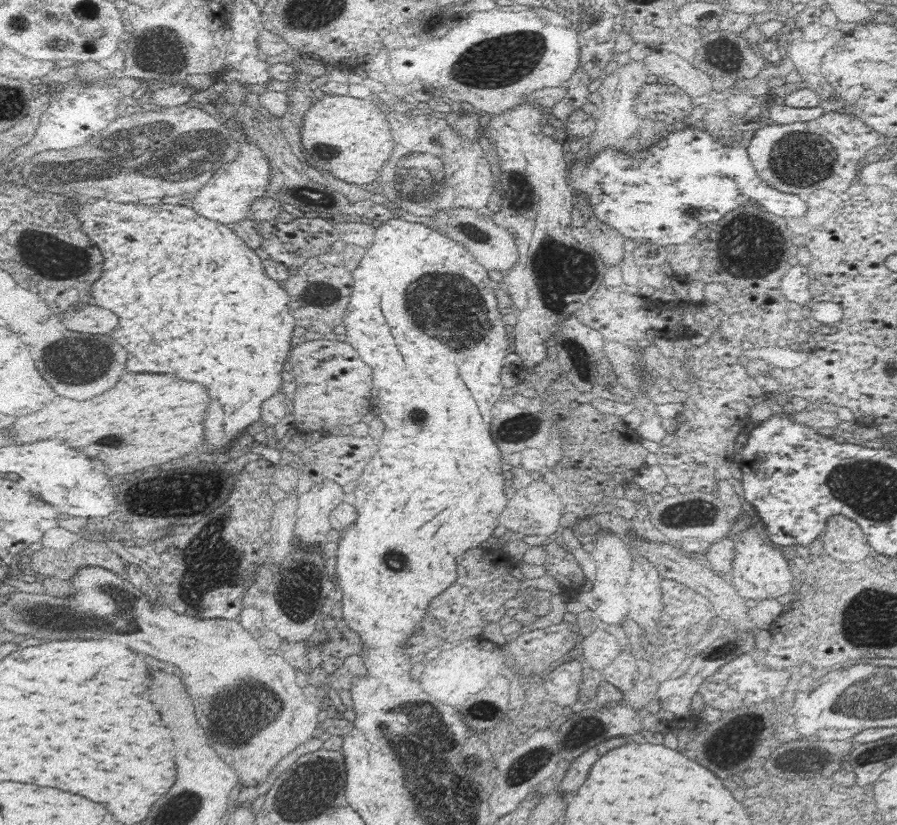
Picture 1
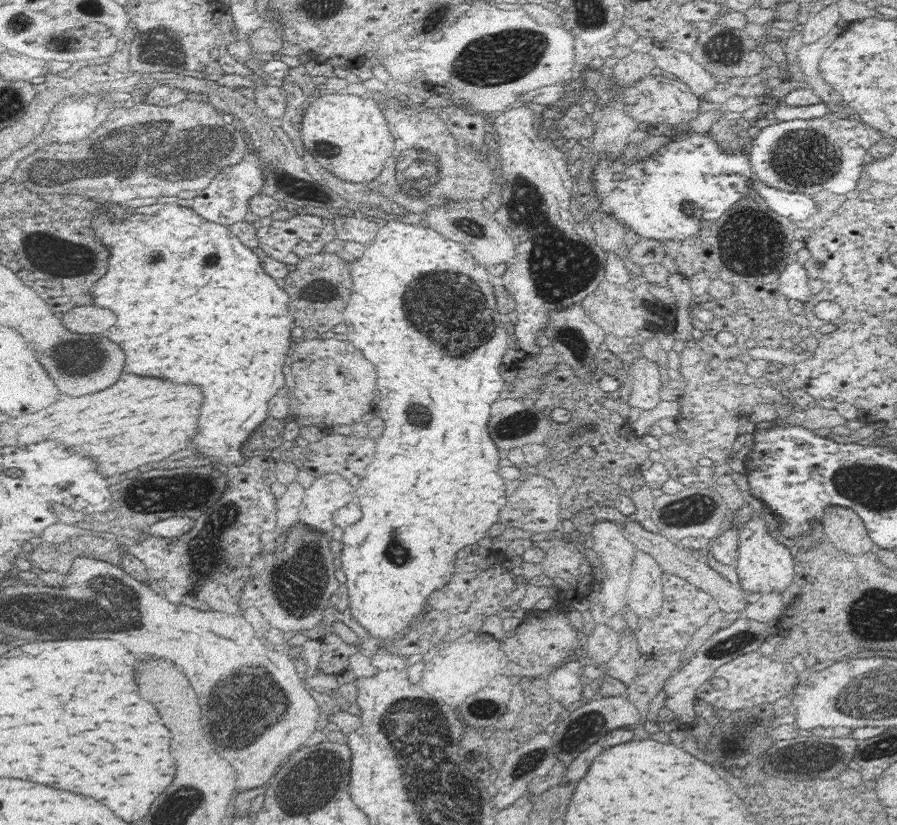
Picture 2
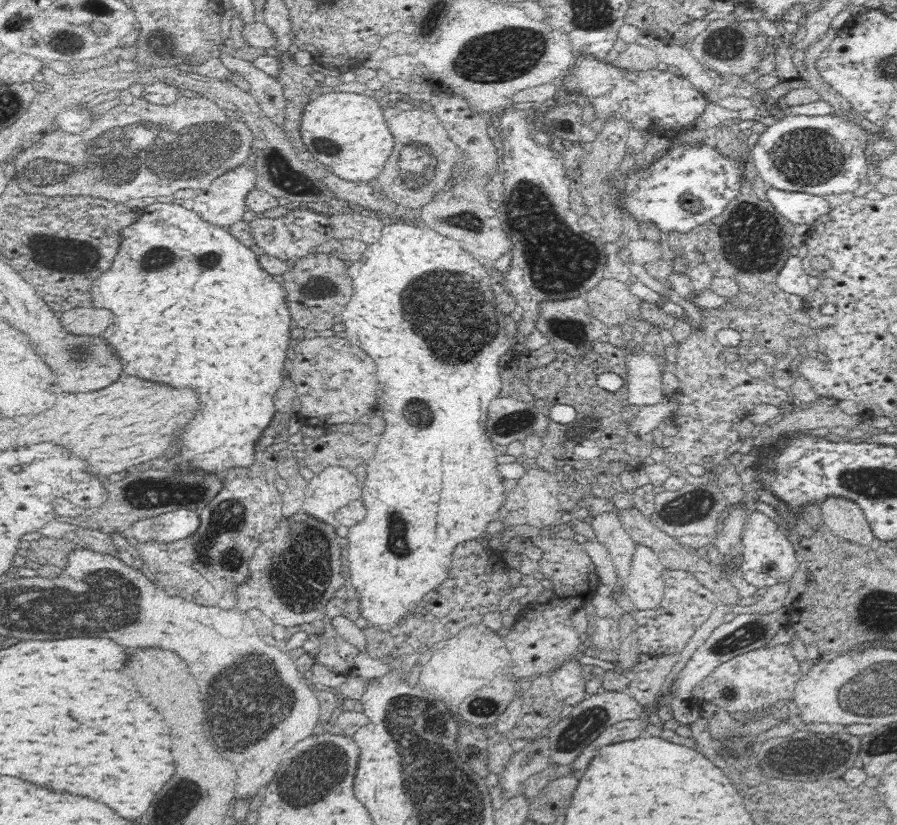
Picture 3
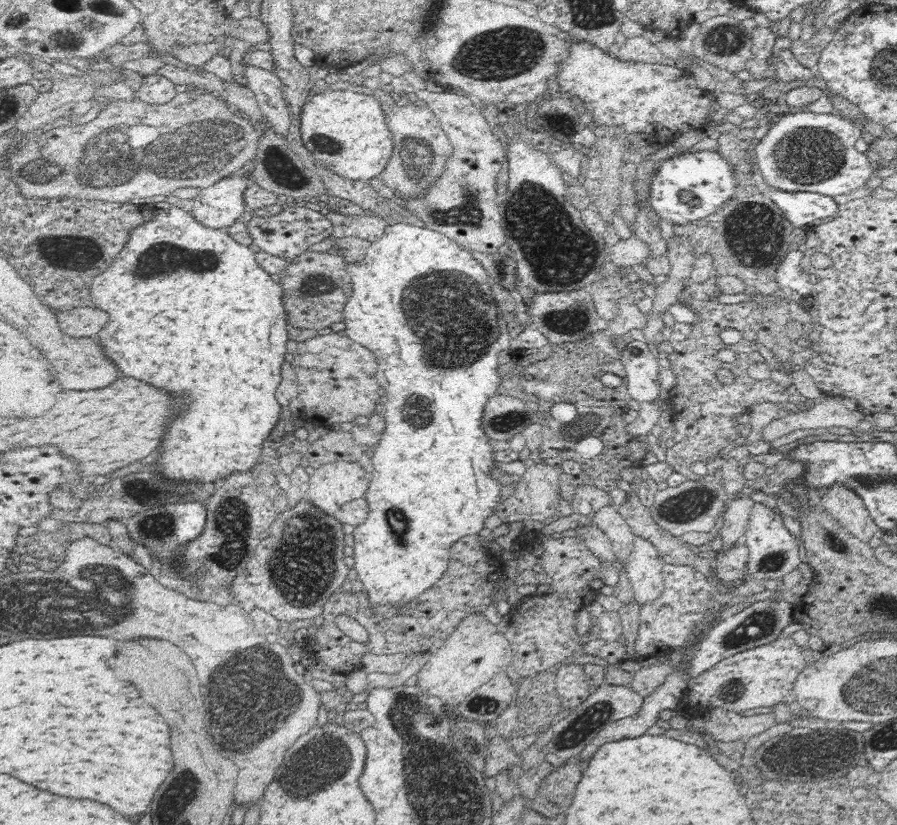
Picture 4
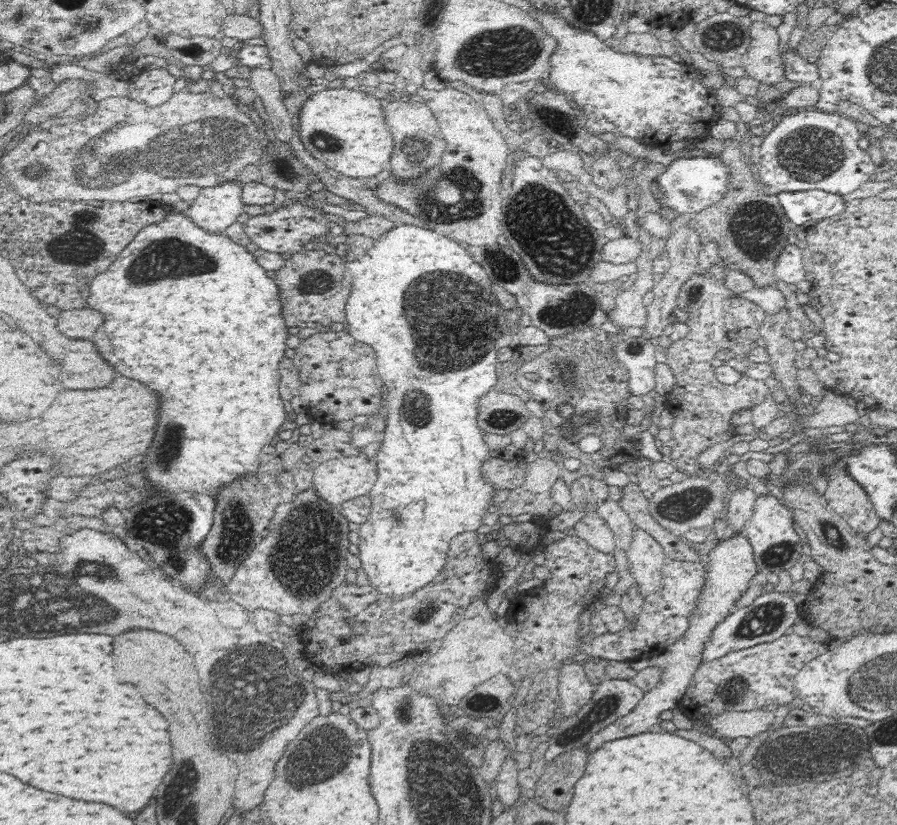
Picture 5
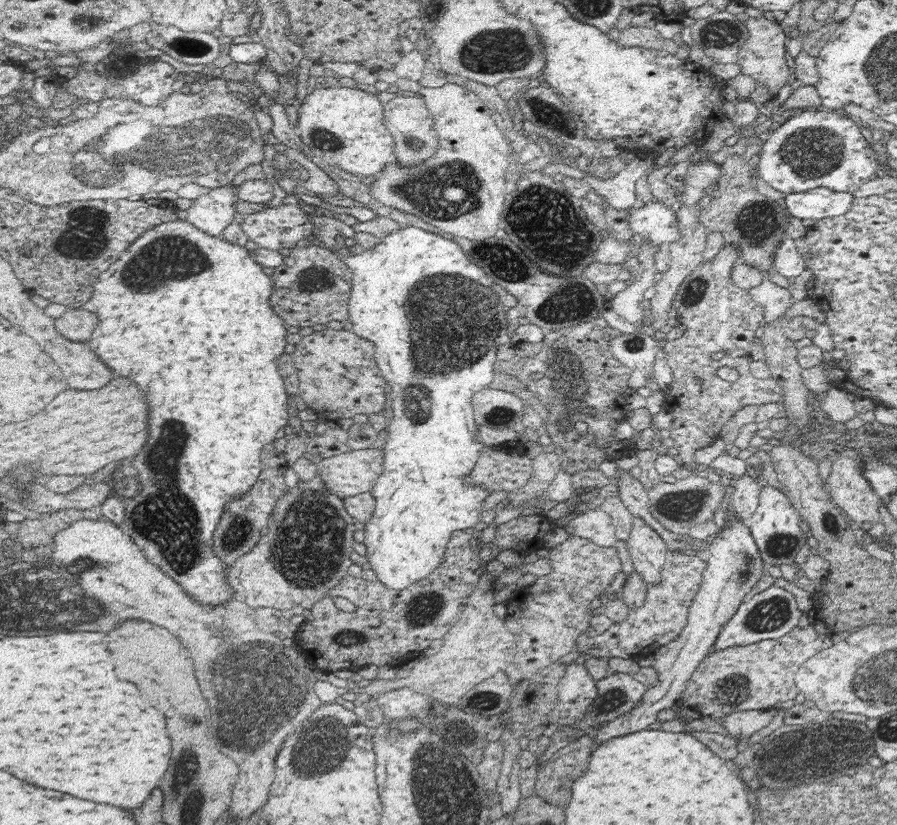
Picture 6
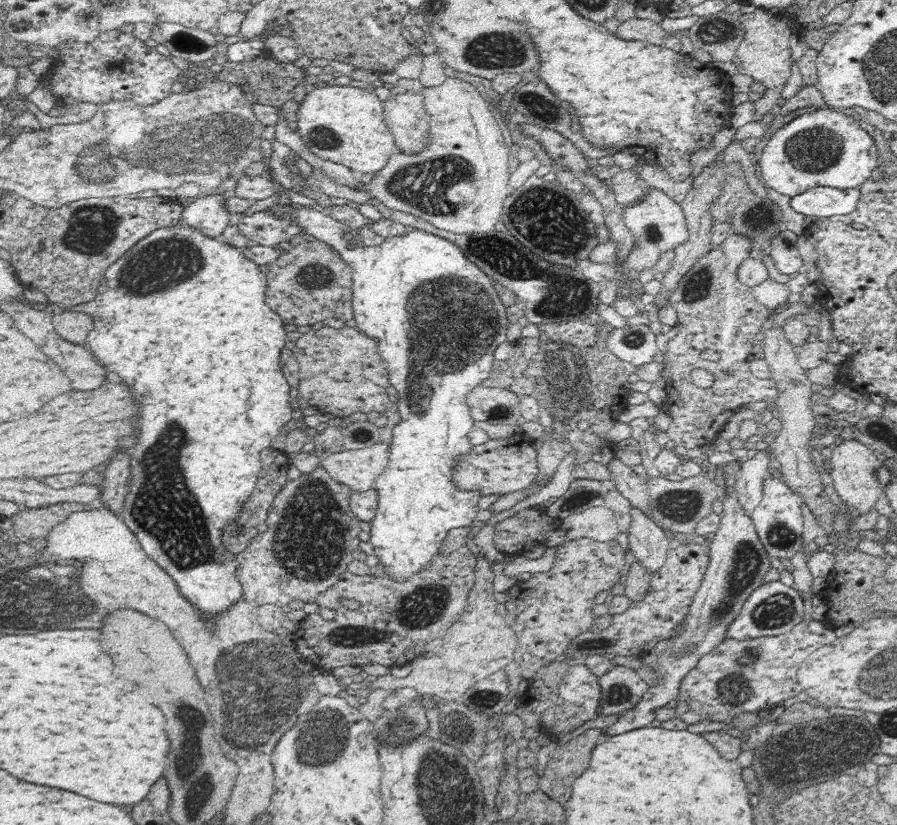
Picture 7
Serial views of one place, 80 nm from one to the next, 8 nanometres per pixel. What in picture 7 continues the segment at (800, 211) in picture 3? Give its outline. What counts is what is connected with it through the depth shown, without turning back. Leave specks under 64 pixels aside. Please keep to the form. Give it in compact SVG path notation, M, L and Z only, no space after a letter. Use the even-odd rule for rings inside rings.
M814 187L790 198L790 207L804 216L831 217L850 214L861 194L856 189Z

